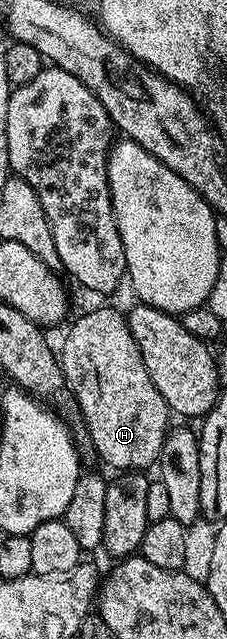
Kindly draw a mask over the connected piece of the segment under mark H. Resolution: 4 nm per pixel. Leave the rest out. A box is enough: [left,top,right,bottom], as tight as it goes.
[59,308,171,470]

